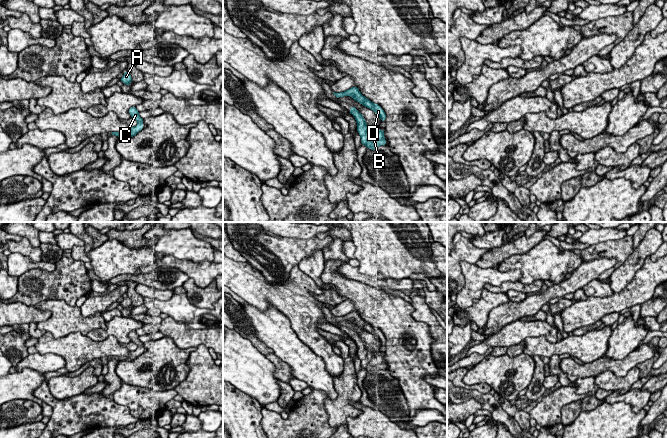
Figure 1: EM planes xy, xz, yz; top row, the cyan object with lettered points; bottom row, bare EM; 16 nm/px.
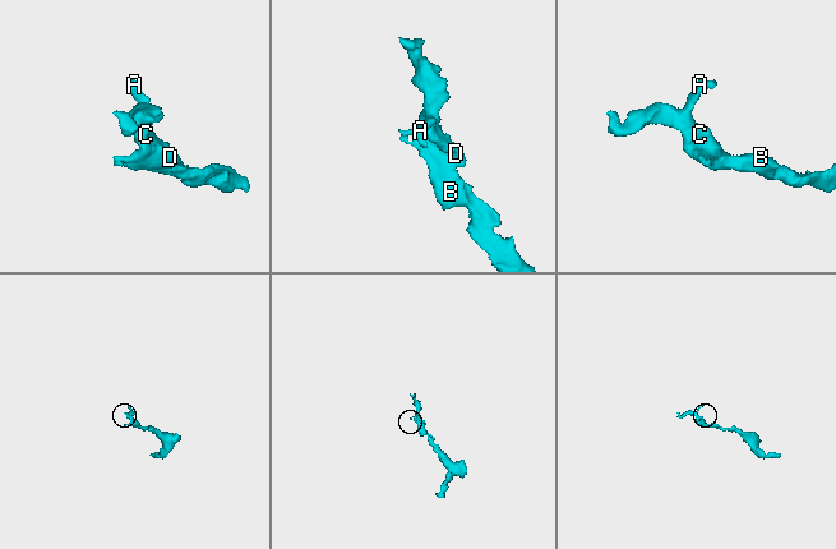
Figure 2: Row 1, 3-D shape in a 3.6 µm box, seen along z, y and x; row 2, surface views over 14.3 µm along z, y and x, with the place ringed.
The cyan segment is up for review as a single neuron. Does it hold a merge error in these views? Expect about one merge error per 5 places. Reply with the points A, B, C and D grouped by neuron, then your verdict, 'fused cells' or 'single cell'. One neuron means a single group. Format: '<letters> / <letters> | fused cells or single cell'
A B C D | single cell

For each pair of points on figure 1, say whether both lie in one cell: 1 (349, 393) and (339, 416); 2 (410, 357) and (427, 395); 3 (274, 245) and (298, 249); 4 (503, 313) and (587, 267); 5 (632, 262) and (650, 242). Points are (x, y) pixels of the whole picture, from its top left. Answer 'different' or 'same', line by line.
1: same
2: same
3: same
4: same
5: same

